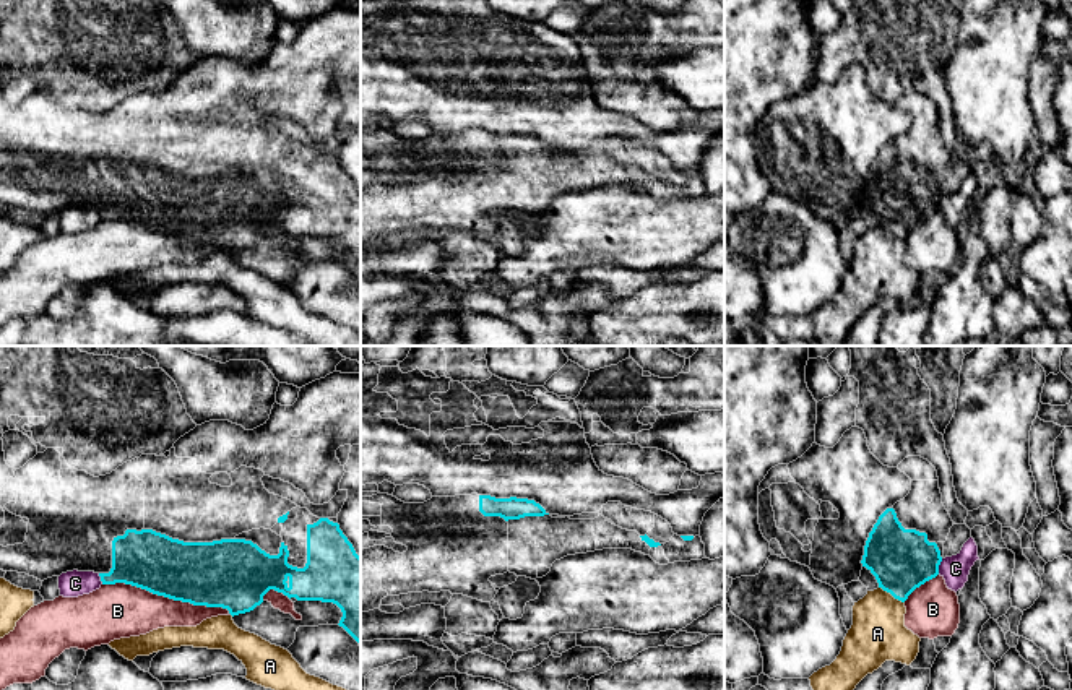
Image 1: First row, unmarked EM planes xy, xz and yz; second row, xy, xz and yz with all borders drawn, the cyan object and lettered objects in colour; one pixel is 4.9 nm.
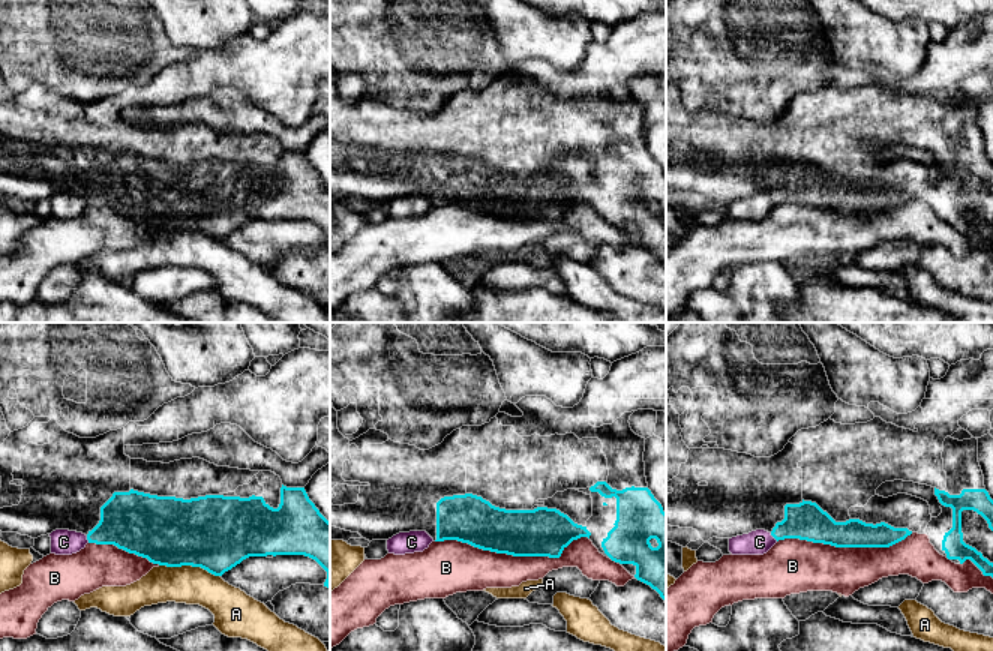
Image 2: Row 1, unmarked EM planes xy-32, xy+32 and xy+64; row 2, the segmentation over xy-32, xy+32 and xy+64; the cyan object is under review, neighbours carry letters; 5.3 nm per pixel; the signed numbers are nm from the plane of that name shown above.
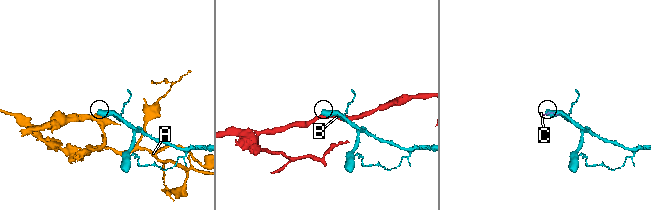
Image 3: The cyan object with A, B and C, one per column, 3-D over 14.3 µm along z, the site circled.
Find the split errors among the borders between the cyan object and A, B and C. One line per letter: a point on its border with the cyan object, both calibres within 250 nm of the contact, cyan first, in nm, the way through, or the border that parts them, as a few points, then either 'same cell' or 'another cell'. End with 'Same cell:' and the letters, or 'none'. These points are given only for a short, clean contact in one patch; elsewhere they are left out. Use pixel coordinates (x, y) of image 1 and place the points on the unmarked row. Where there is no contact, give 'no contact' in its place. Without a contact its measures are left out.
A: contact yz (892, 231); calibres 300 and 280 nm; another cell
B: contact xy (168, 232); calibres 320 and 280 nm; another cell
C: contact yz (938, 203); calibres 300 and 140 nm; border yz (942, 195), (938, 210); another cell
Same cell: none

